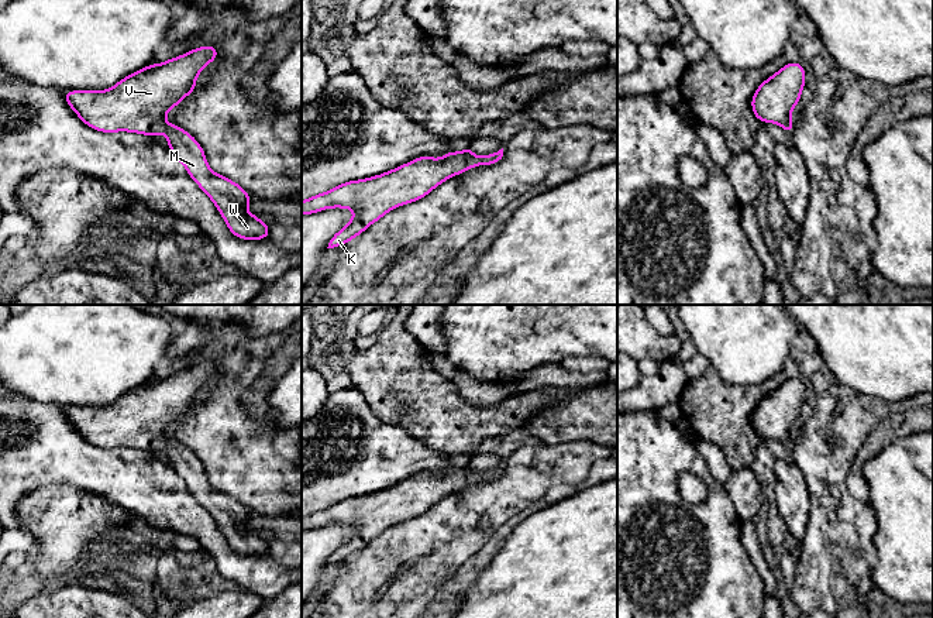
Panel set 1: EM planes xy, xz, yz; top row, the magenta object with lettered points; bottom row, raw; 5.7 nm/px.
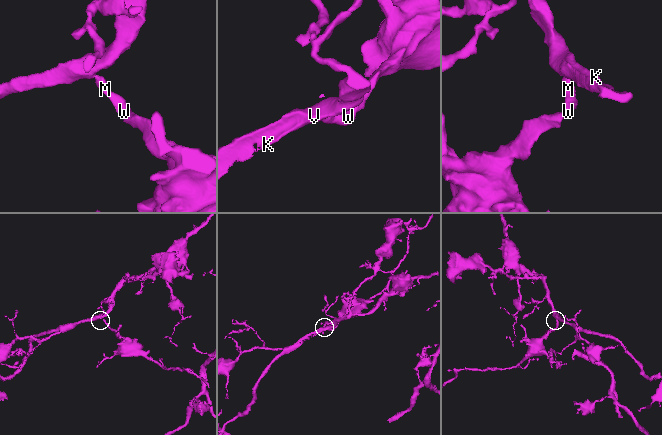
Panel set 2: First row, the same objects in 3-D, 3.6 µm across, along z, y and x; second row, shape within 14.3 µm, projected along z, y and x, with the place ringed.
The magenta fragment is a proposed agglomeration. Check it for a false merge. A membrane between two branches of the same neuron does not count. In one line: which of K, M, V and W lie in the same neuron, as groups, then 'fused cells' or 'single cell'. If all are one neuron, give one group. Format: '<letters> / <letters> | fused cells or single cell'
K M V W | single cell

